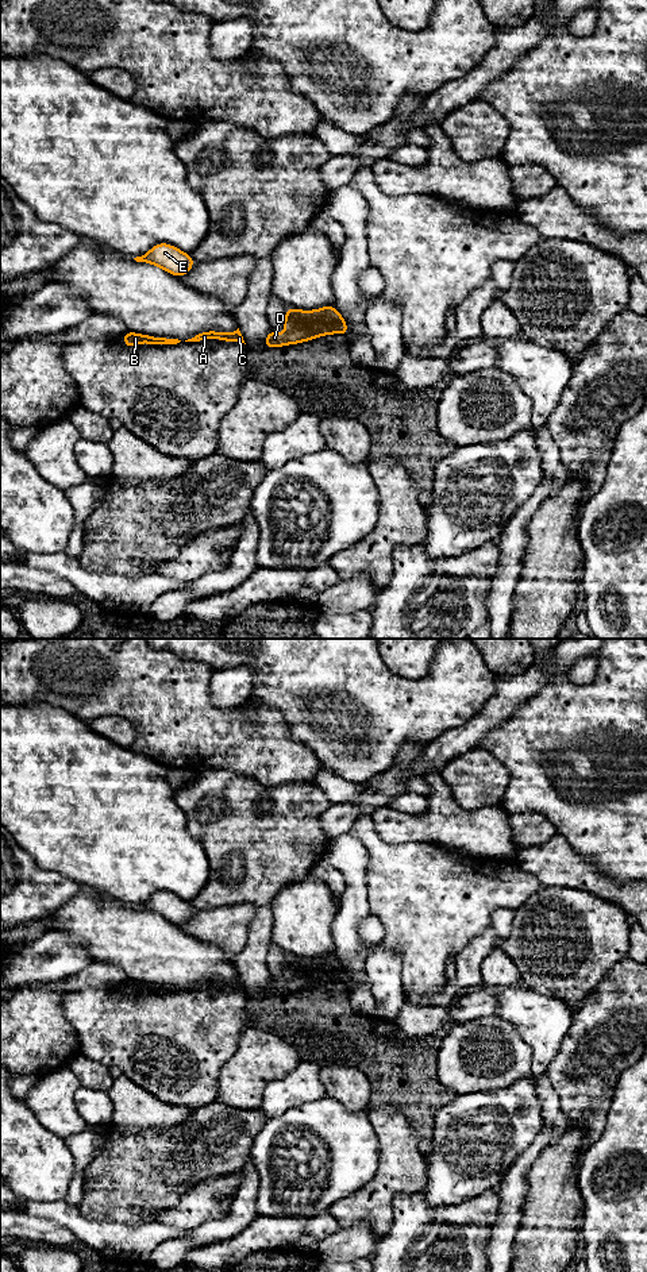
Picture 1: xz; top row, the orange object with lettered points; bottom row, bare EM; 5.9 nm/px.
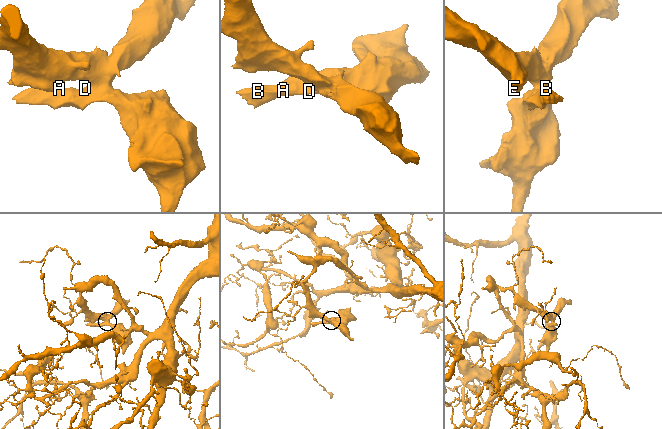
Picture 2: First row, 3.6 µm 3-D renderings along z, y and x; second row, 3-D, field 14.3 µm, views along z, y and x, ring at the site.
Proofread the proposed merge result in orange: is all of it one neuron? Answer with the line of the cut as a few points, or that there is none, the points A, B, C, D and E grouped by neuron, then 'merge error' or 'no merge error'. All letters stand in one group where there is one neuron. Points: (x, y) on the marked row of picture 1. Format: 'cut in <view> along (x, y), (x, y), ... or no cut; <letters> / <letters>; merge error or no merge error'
cut in xz along (305, 323), (314, 319), (323, 319), (334, 324), (339, 332); A B C D / E; merge error

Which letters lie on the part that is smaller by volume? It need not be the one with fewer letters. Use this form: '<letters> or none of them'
A, B, C, D

